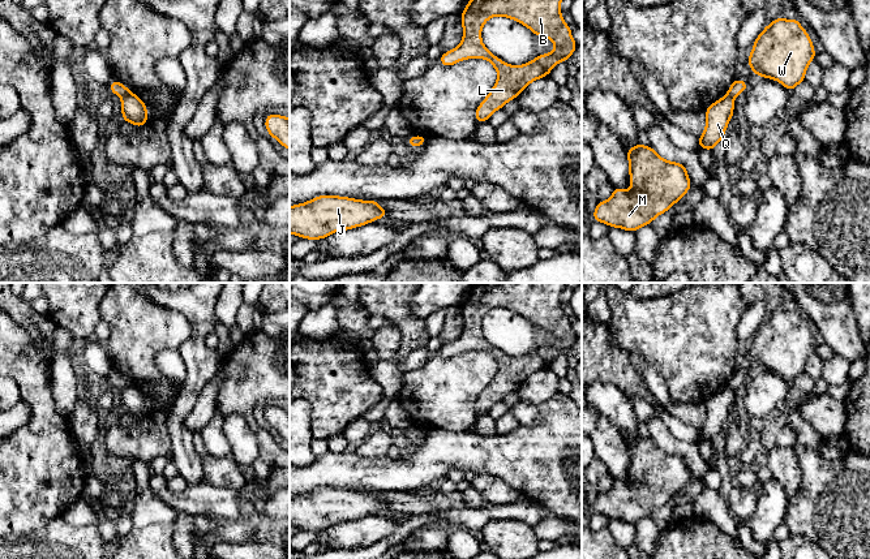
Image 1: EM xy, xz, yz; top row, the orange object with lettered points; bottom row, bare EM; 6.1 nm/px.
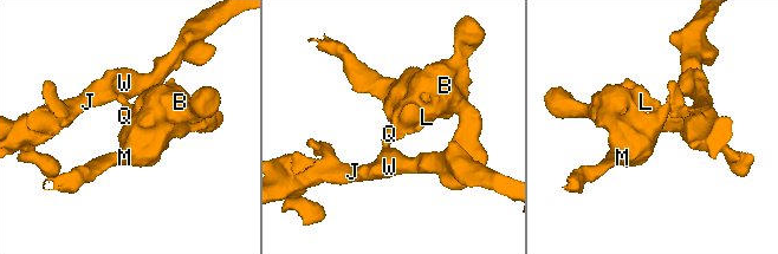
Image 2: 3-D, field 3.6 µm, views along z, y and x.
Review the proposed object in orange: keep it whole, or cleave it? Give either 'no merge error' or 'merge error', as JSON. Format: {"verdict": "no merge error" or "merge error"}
{"verdict": "merge error"}

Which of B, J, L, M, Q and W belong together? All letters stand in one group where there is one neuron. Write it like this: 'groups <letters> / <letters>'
groups B L M Q / J W

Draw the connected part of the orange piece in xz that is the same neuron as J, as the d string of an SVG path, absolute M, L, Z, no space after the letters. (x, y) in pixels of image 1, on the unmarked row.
M323 486L290 498L290 525L300 530L322 532L338 523L361 519L380 509L387 509L387 503L376 491Z

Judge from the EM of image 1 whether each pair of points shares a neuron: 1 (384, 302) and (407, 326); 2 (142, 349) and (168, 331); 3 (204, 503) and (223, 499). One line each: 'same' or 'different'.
1: same
2: same
3: same

